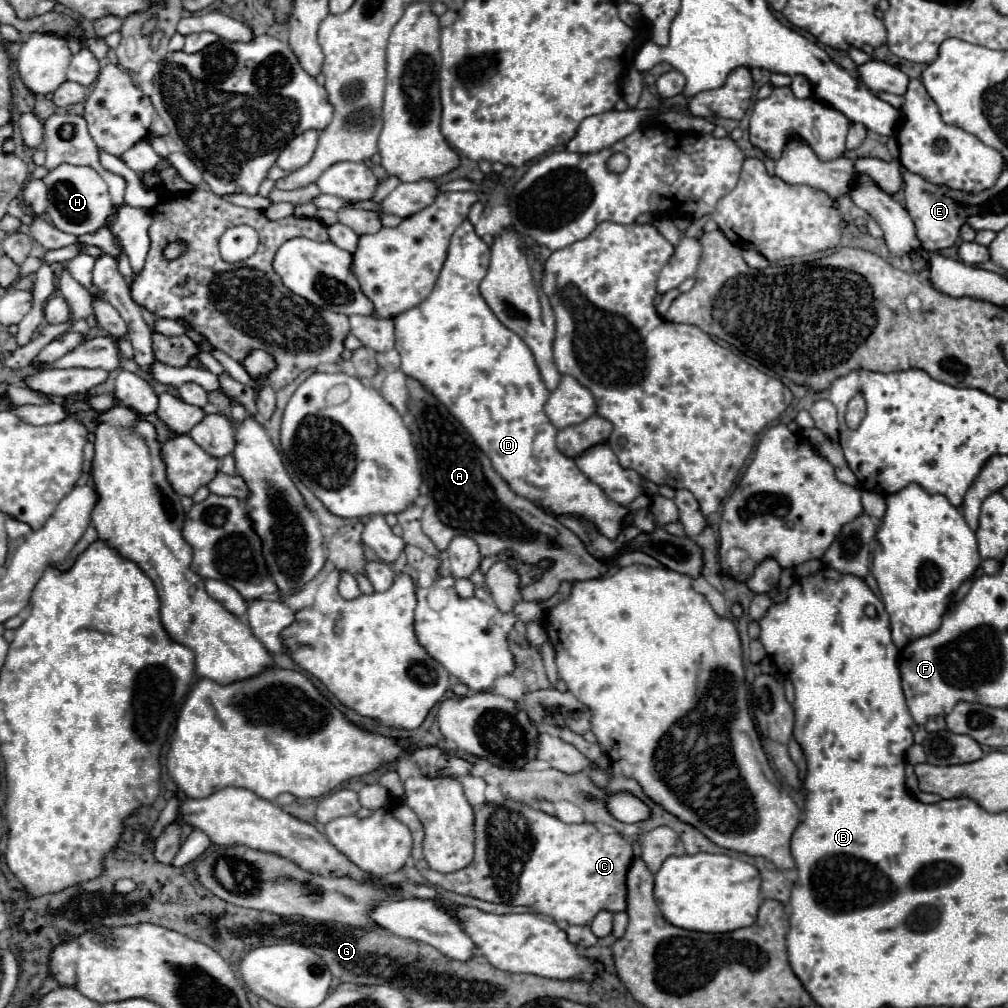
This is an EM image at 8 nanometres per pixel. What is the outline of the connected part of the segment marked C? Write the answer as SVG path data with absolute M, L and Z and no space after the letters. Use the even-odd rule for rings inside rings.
M386 772L380 778L380 784L388 788L392 798L396 800L392 814L402 820L414 836L412 858L428 884L486 902L528 906L538 914L546 914L554 920L580 926L590 924L602 910L626 910L626 874L634 860L634 854L632 846L626 842L628 838L618 834L612 826L602 824L600 828L585 820L562 822L556 816L534 810L516 800L508 800L502 806L482 806L474 814L476 854L472 864L458 872L442 874L428 868L422 856L424 832L418 816L408 806L398 802L400 798L404 798L398 774Z

